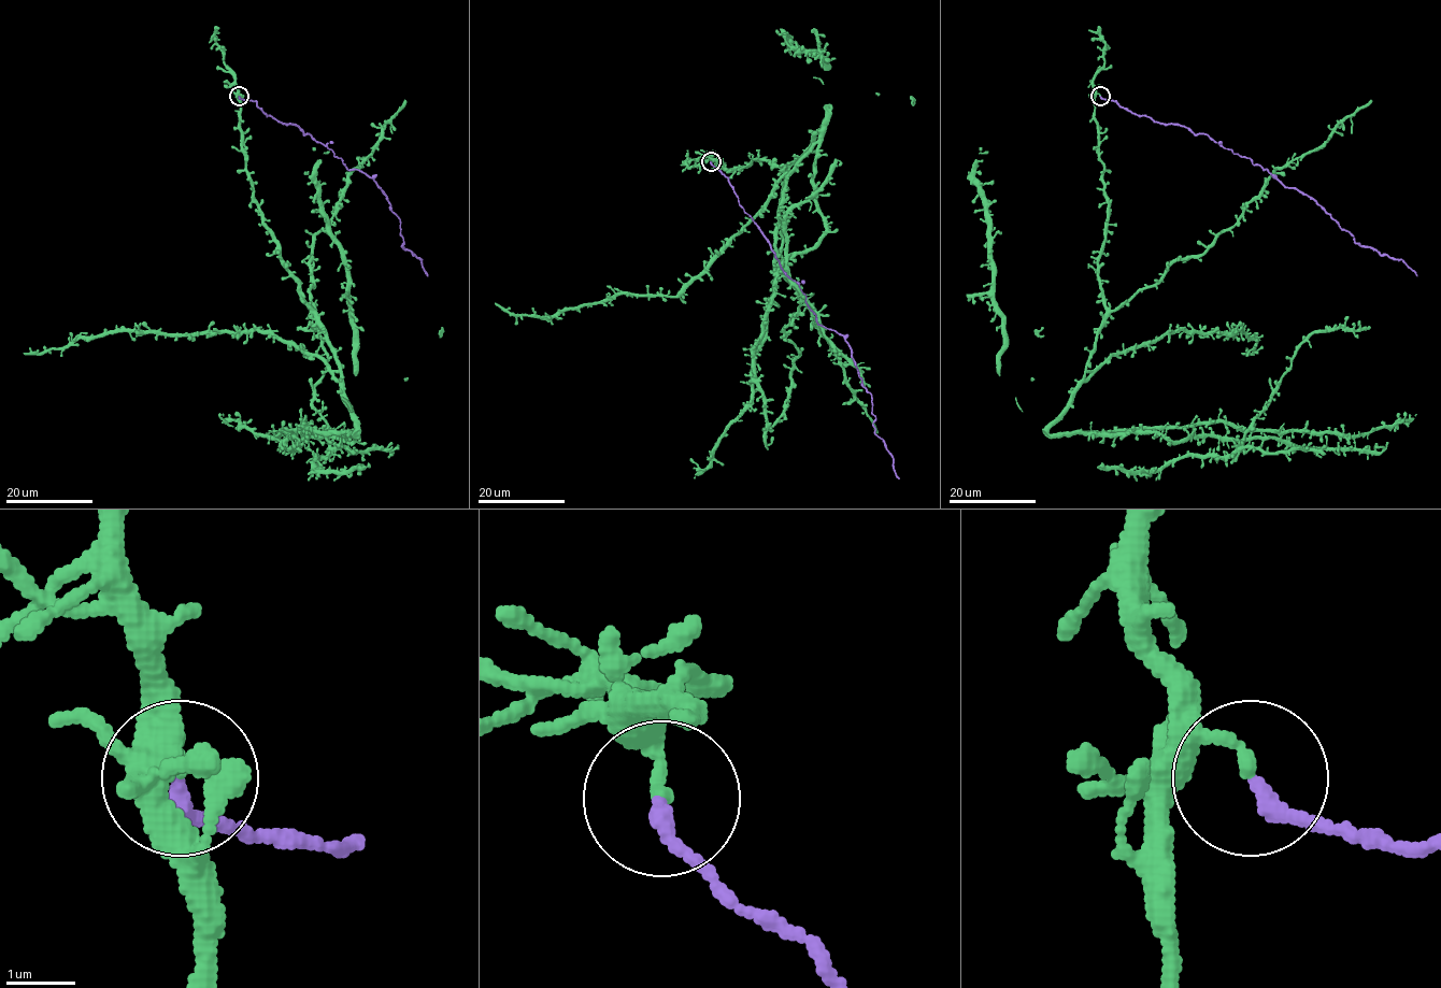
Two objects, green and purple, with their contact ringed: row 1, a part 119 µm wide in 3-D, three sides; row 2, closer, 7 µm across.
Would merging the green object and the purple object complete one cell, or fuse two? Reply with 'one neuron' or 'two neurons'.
two neurons

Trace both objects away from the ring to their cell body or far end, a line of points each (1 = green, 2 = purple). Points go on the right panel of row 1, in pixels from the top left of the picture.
1: (1100, 96), (1106, 317), (1084, 382), (1049, 433), (1217, 437), (1210, 452), (1228, 456), (1313, 333), (1369, 327)
2: (1100, 96), (1137, 115), (1207, 133), (1249, 157), (1285, 187), (1311, 198), (1356, 243), (1401, 259), (1416, 275)

